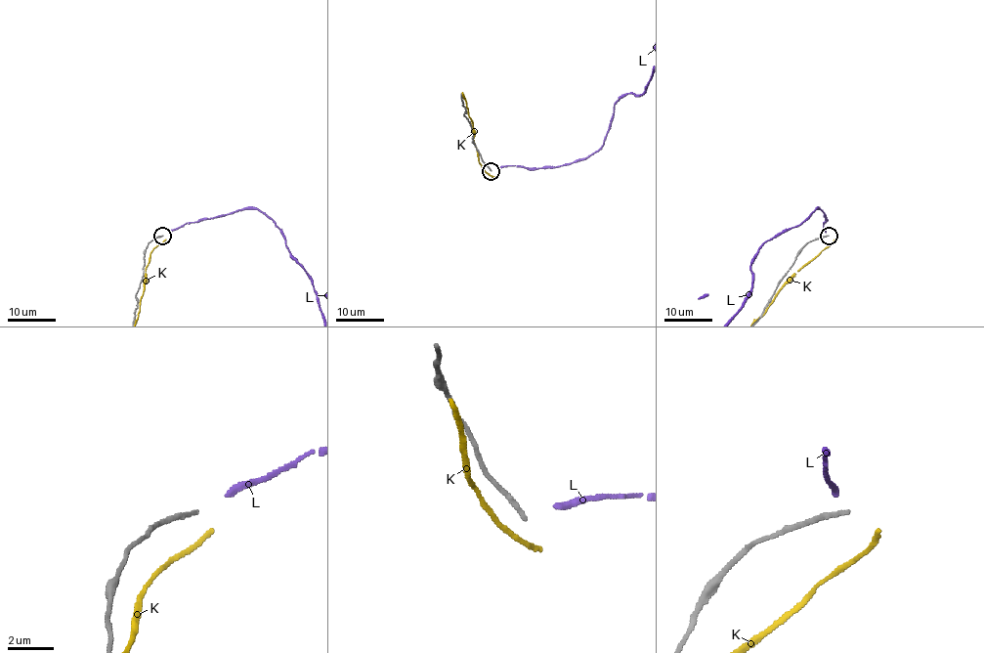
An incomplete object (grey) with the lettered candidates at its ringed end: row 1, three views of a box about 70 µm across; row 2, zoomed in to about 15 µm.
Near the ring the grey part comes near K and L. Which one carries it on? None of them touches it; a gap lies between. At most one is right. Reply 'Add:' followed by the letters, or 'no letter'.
Add: no letter

